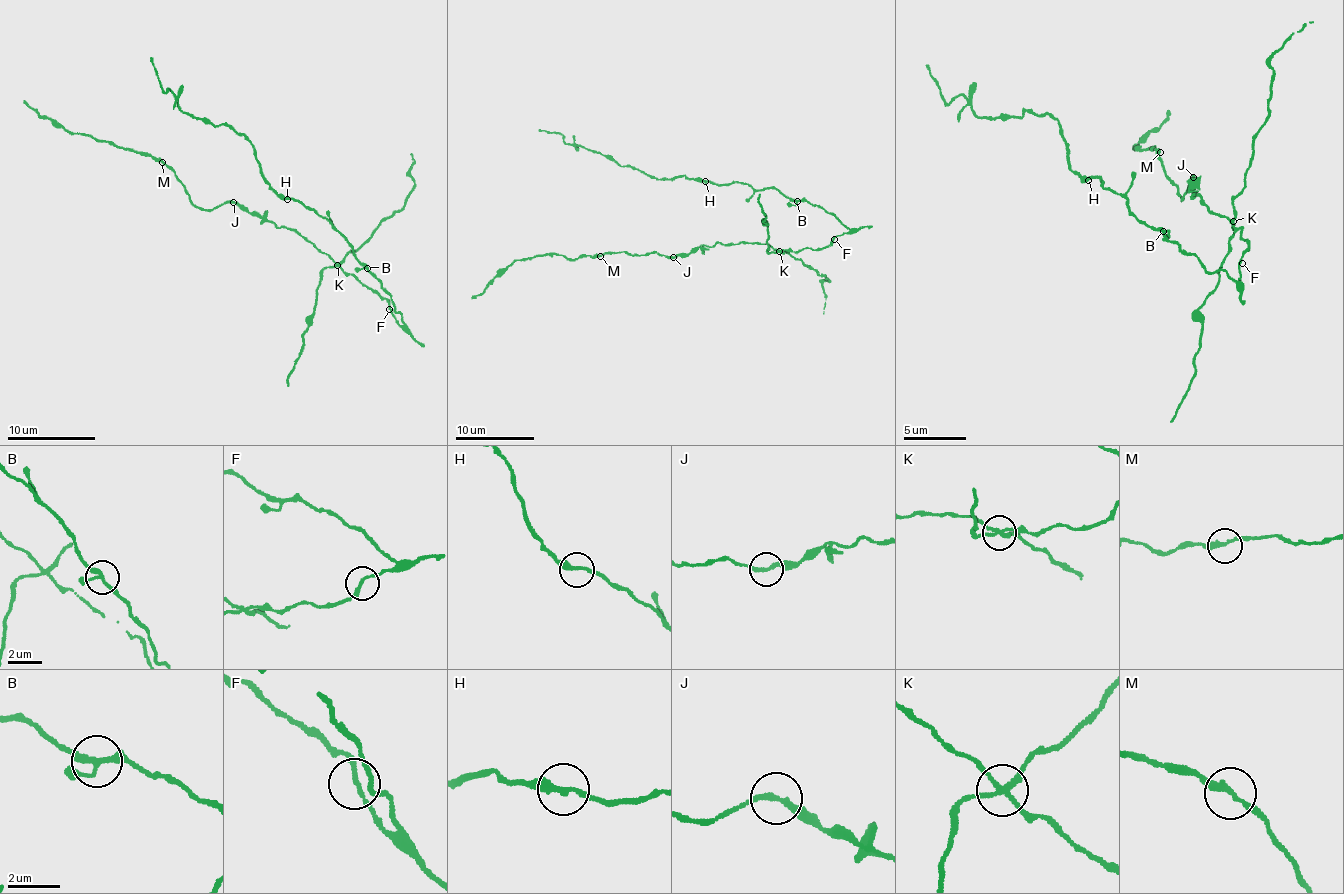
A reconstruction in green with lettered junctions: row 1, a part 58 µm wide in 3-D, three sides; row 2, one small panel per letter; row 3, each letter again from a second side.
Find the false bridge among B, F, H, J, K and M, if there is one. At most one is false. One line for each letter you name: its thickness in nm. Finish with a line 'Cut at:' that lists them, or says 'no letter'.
K: calibre 200 nm
Cut at: K

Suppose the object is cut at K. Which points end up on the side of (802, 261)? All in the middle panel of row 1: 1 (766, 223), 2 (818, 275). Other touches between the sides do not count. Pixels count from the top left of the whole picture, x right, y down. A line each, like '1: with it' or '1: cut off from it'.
1: with it
2: with it

